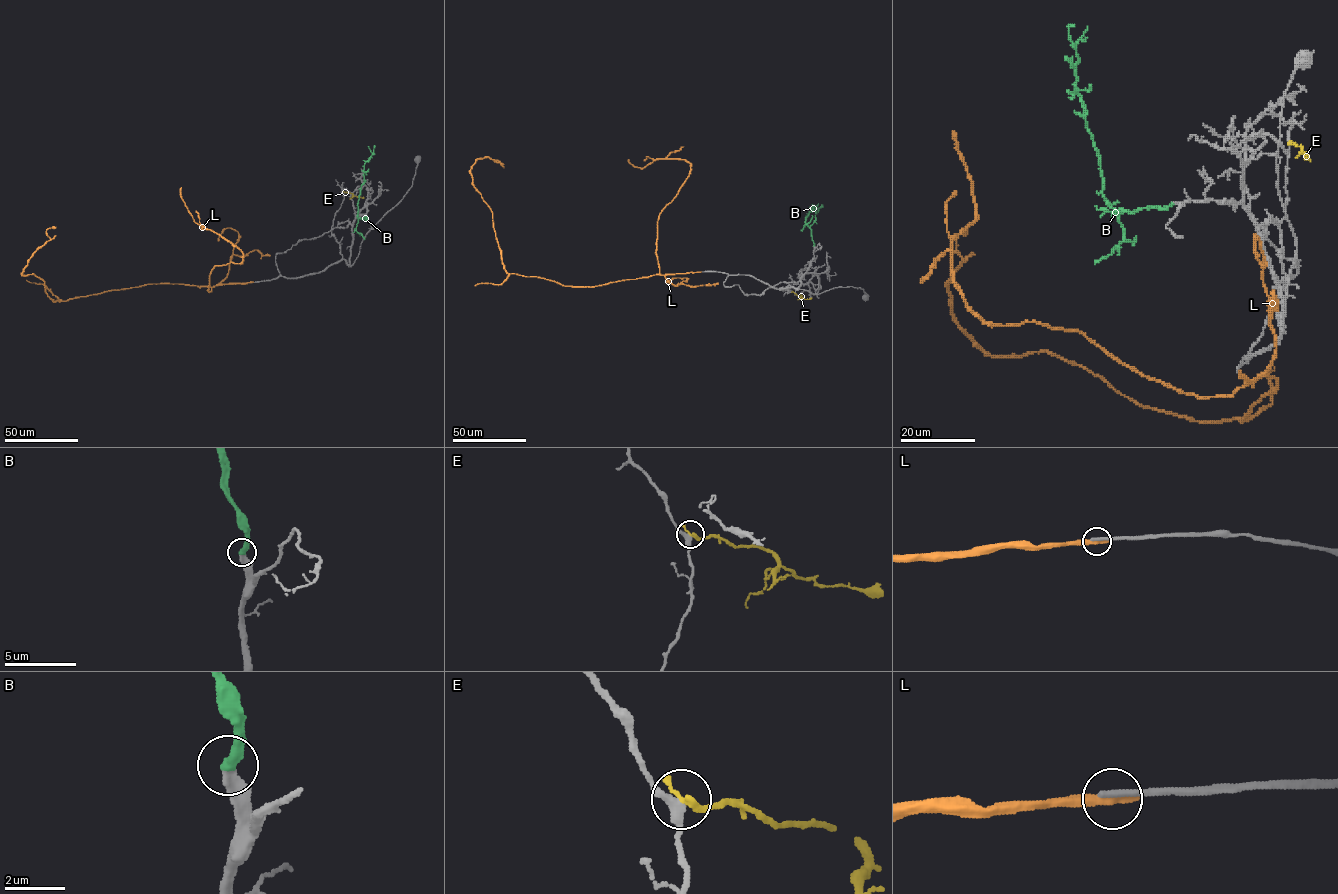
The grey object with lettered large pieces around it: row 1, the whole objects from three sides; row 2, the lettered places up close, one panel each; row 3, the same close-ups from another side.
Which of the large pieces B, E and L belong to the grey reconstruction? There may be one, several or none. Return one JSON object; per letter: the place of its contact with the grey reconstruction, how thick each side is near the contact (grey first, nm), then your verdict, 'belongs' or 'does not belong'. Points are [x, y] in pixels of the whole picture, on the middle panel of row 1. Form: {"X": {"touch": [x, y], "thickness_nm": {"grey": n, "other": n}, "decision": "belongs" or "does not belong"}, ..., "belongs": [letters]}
{"B": {"touch": [813, 245], "thickness_nm": {"grey": 360, "other": 400}, "decision": "belongs"}, "E": {"touch": [792, 291], "thickness_nm": {"grey": 320, "other": 280}, "decision": "does not belong"}, "L": {"touch": [699, 272], "thickness_nm": {"grey": 300, "other": 500}, "decision": "does not belong"}, "belongs": ["B"]}

